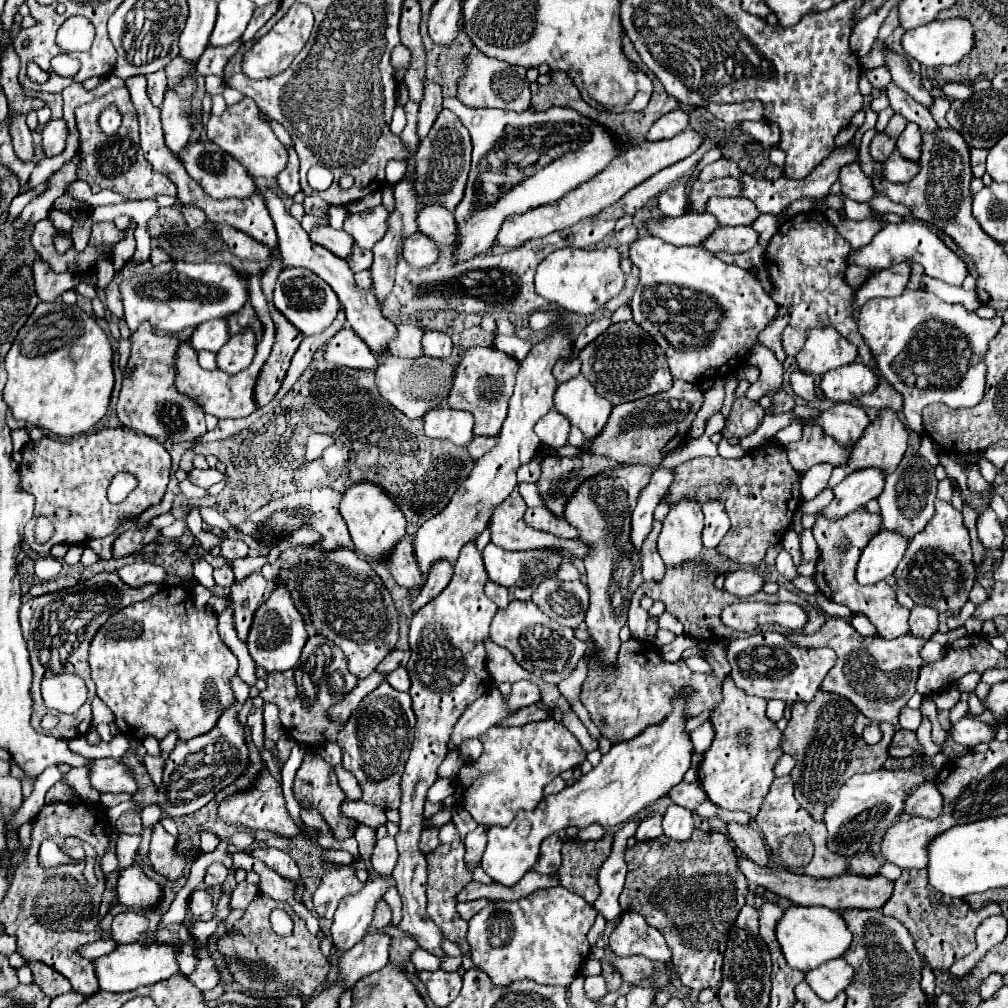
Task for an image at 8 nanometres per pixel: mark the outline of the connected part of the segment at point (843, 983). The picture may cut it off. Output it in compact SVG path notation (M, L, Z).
M842 957L826 961L820 967L806 973L806 983L824 1001L832 1001L852 981L854 981L854 969Z

